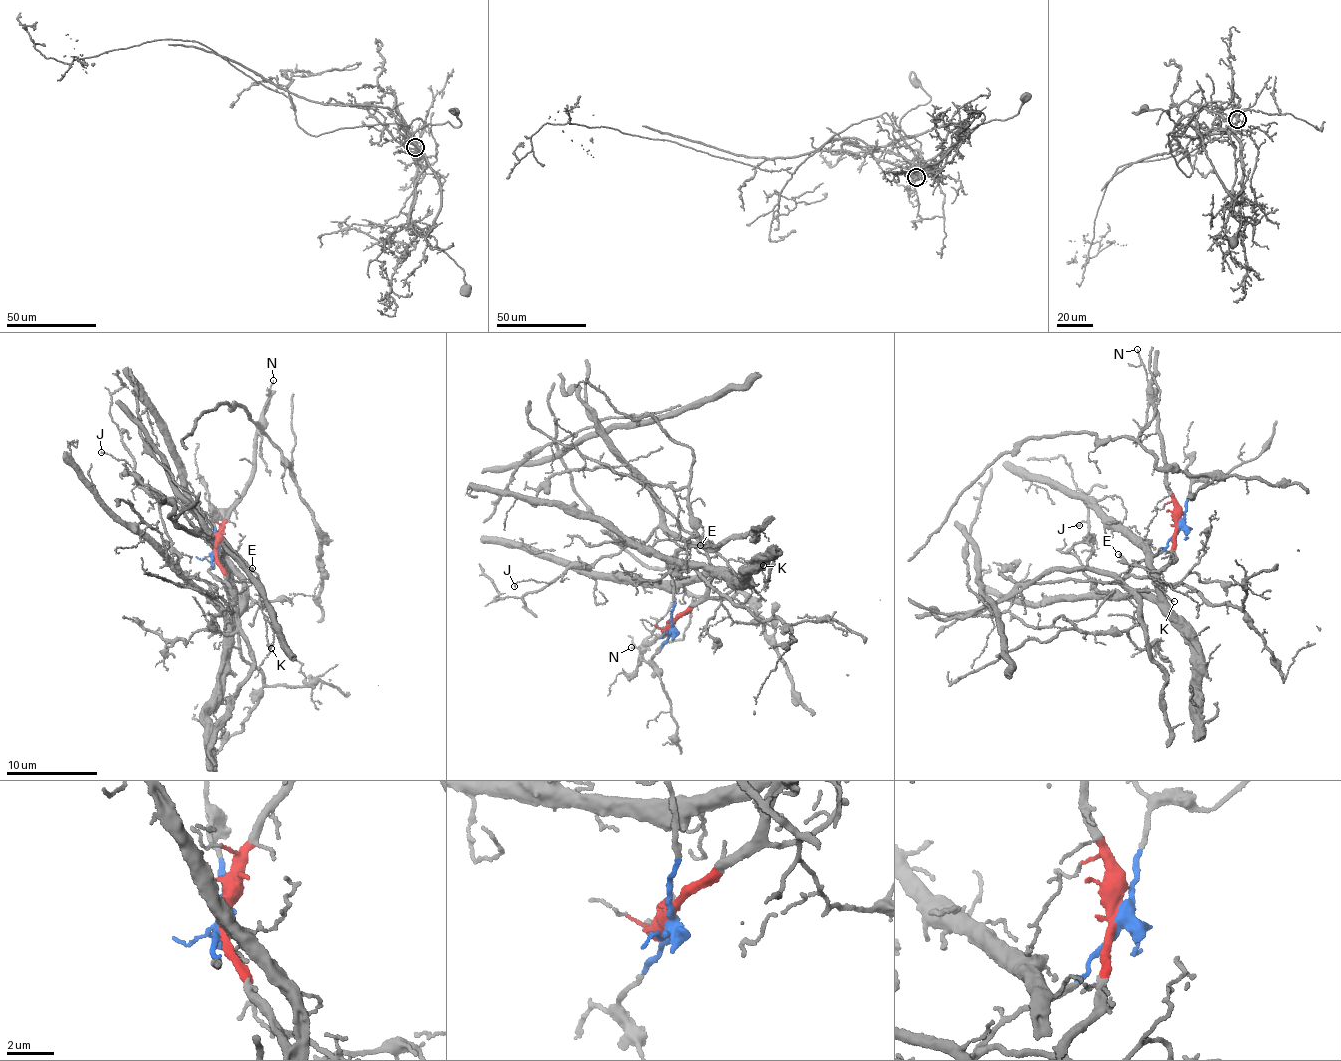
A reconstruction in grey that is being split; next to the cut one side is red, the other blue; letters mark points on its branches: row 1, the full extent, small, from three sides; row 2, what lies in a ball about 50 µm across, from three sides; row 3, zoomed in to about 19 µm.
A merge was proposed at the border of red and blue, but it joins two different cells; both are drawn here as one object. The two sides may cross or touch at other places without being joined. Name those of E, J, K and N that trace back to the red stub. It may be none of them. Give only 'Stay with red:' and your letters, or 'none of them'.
Stay with red: E, K, N

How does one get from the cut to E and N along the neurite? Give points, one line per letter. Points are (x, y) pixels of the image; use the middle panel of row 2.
E: (672, 627), (695, 604), (710, 598), (719, 599), (735, 583), (728, 560), (712, 547), (699, 545)
N: (672, 627), (664, 635), (663, 630), (642, 650), (631, 648)

